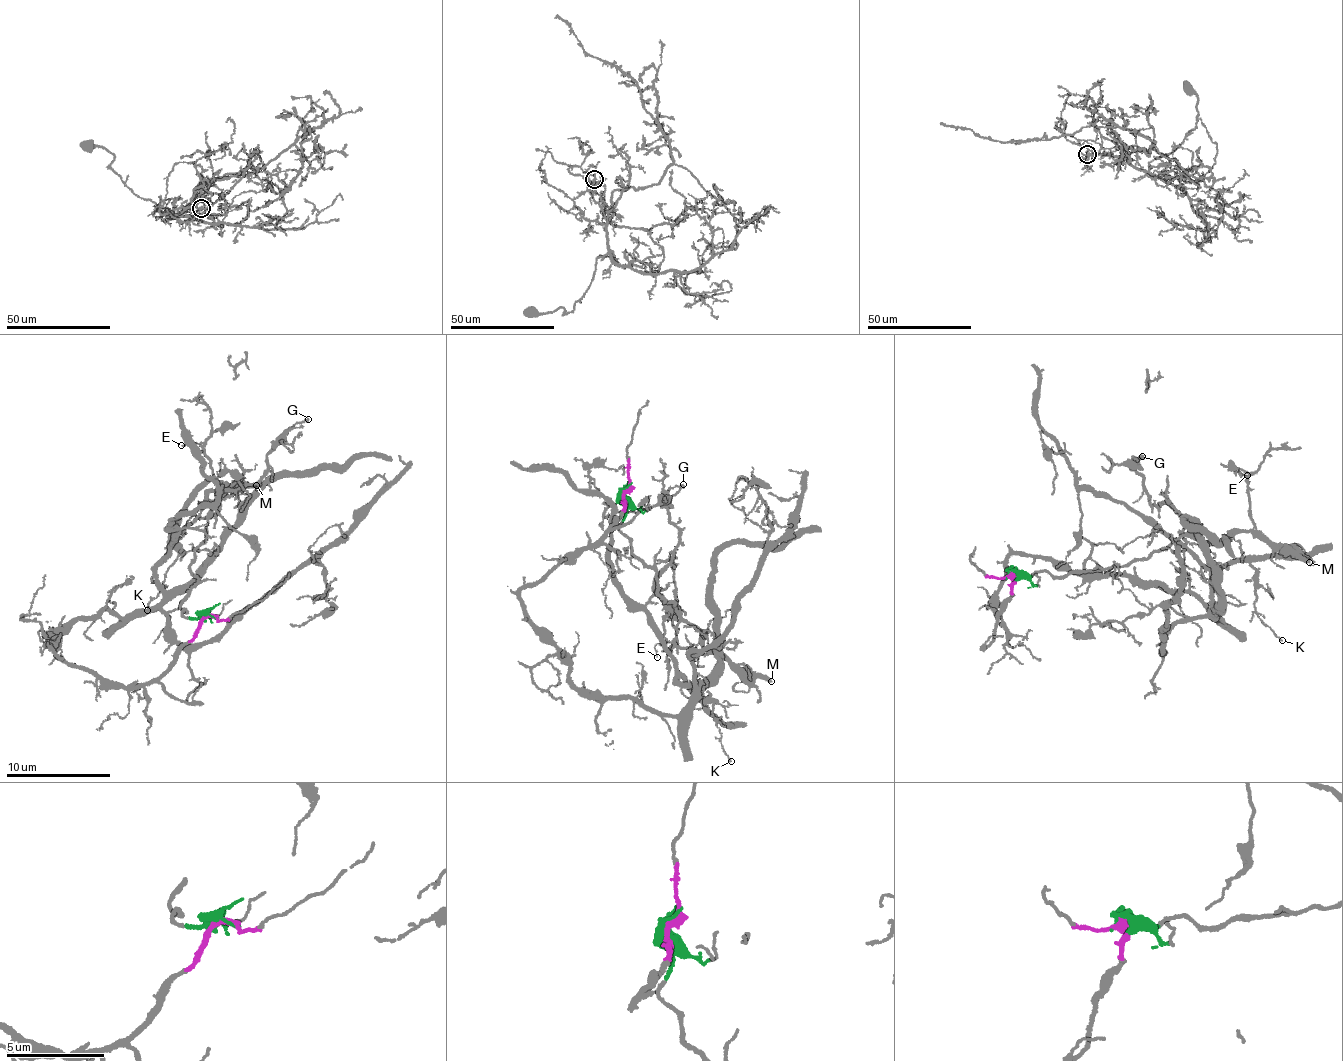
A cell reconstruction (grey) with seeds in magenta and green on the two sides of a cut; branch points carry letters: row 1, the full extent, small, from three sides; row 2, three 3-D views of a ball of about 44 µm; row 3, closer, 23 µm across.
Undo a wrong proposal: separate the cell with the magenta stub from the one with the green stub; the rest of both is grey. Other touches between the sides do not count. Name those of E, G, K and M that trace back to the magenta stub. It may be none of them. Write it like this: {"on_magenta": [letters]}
{"on_magenta": ["K"]}

